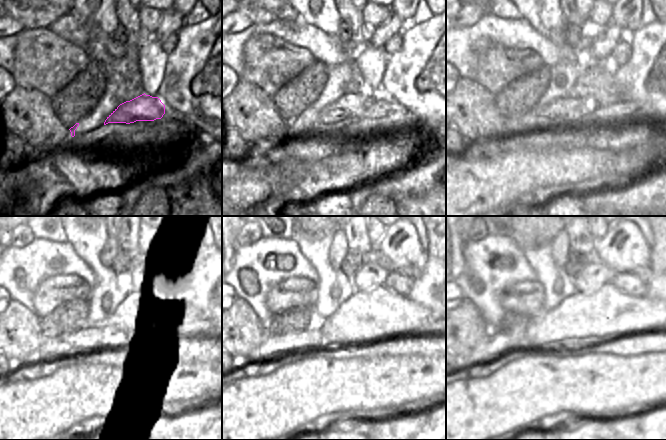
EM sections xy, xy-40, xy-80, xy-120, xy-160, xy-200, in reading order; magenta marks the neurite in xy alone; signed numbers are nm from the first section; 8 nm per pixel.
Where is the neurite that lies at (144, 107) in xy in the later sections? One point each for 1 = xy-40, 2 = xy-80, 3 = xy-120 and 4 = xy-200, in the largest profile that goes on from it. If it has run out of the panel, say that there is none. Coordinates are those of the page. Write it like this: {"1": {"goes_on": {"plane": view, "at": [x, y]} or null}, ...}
{"1": {"goes_on": {"plane": "xy-40", "at": [365, 105]}}, "2": {"goes_on": {"plane": "xy-80", "at": [568, 109]}}, "3": {"goes_on": {"plane": "xy-120", "at": [95, 339]}}, "4": {"goes_on": {"plane": "xy-200", "at": [511, 340]}}}

